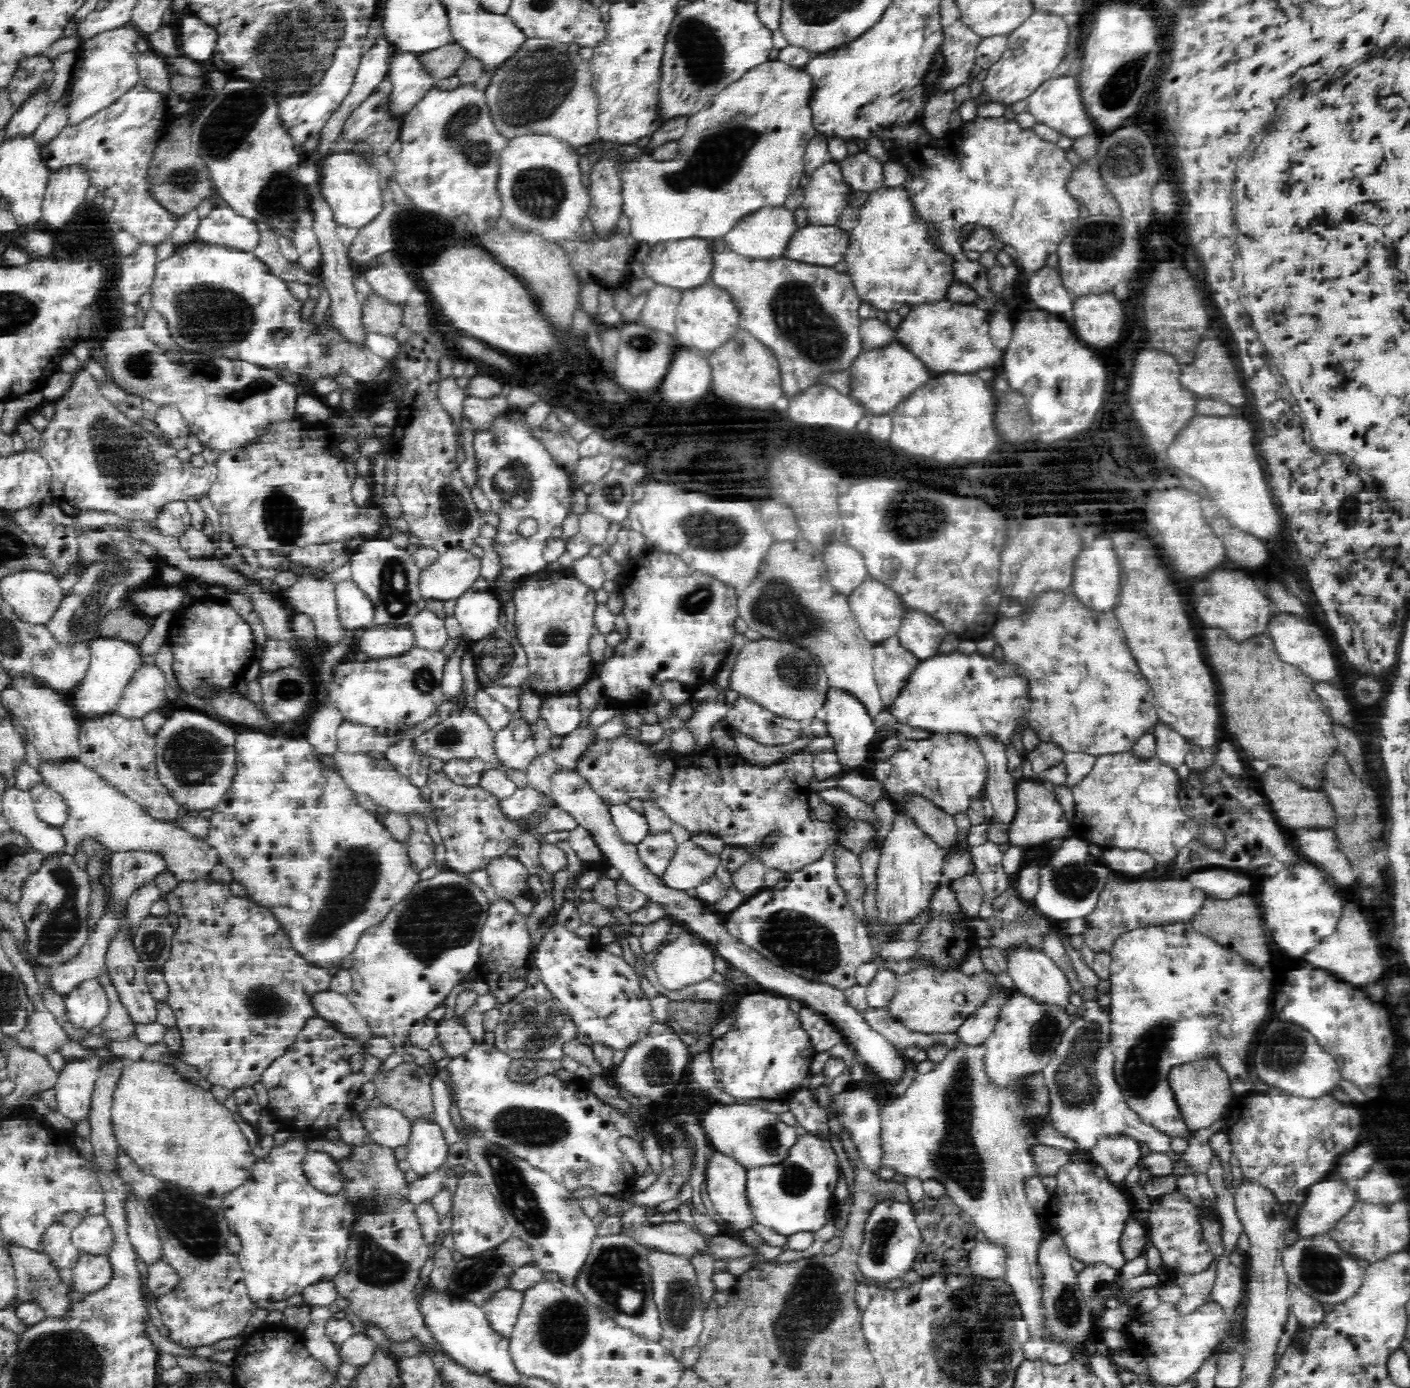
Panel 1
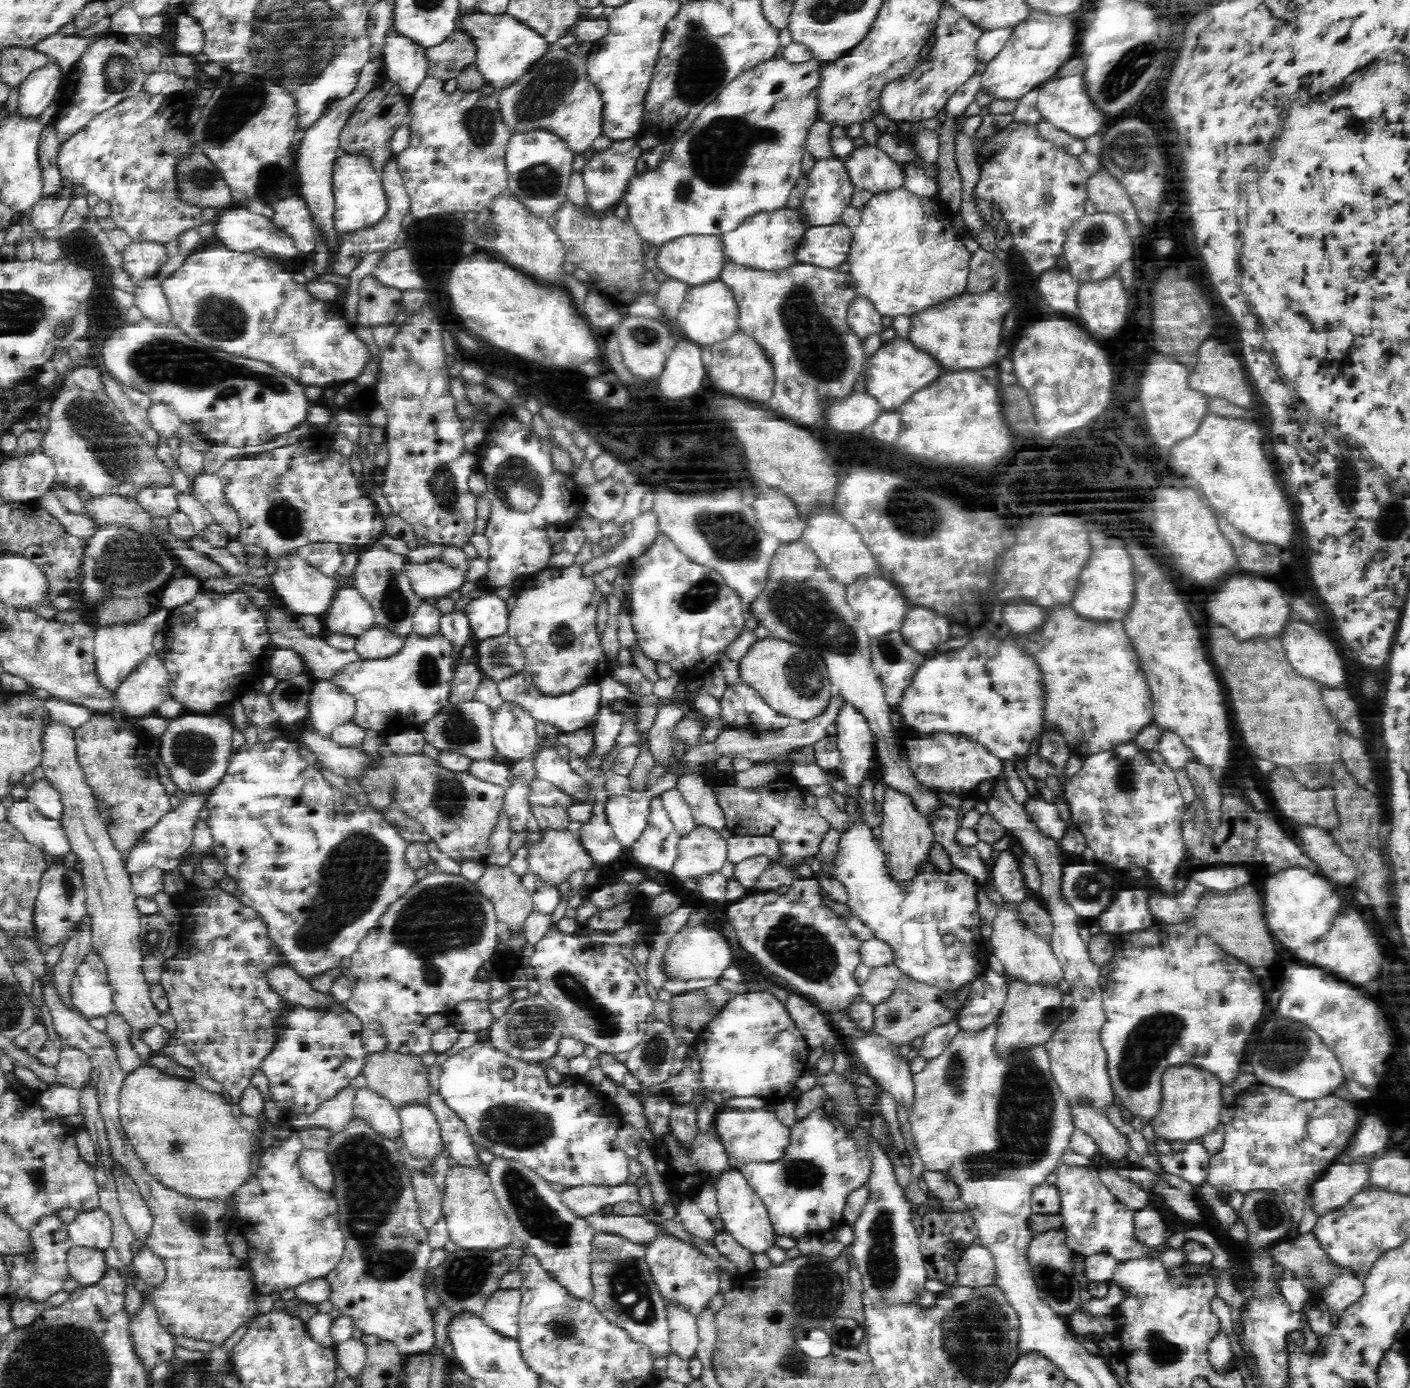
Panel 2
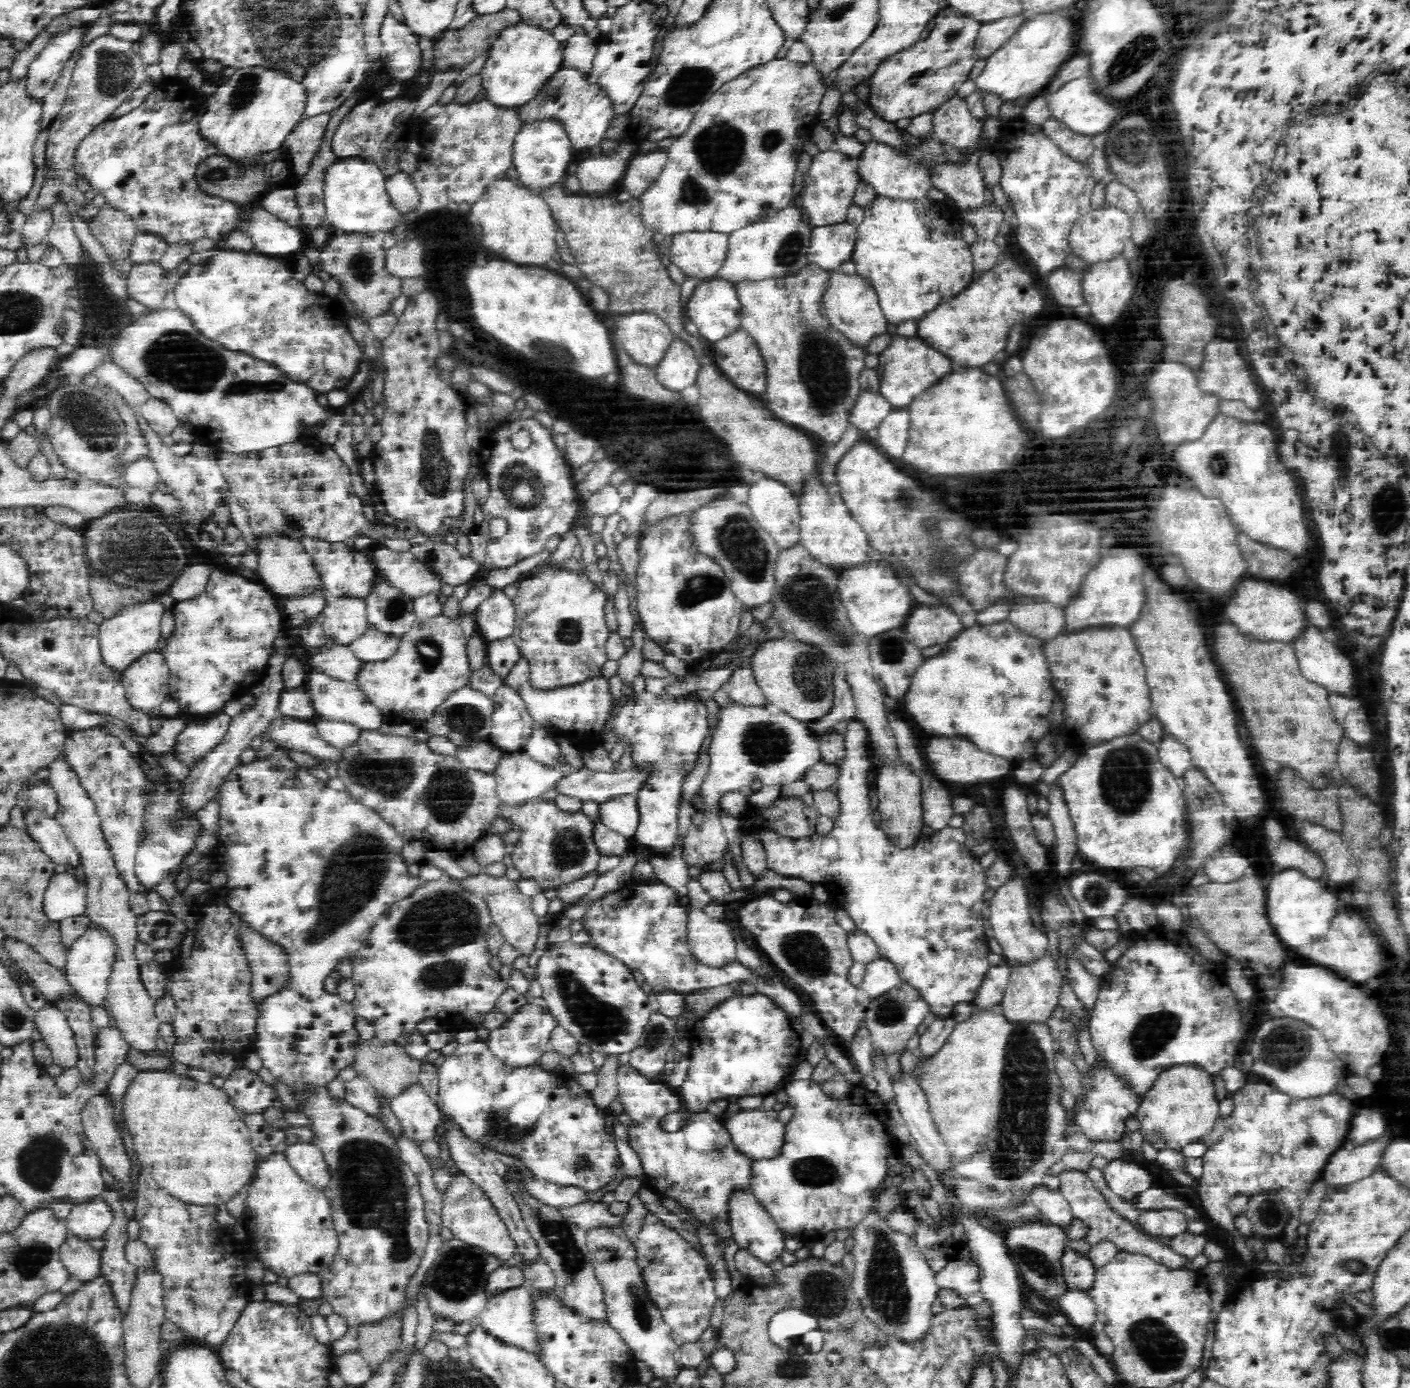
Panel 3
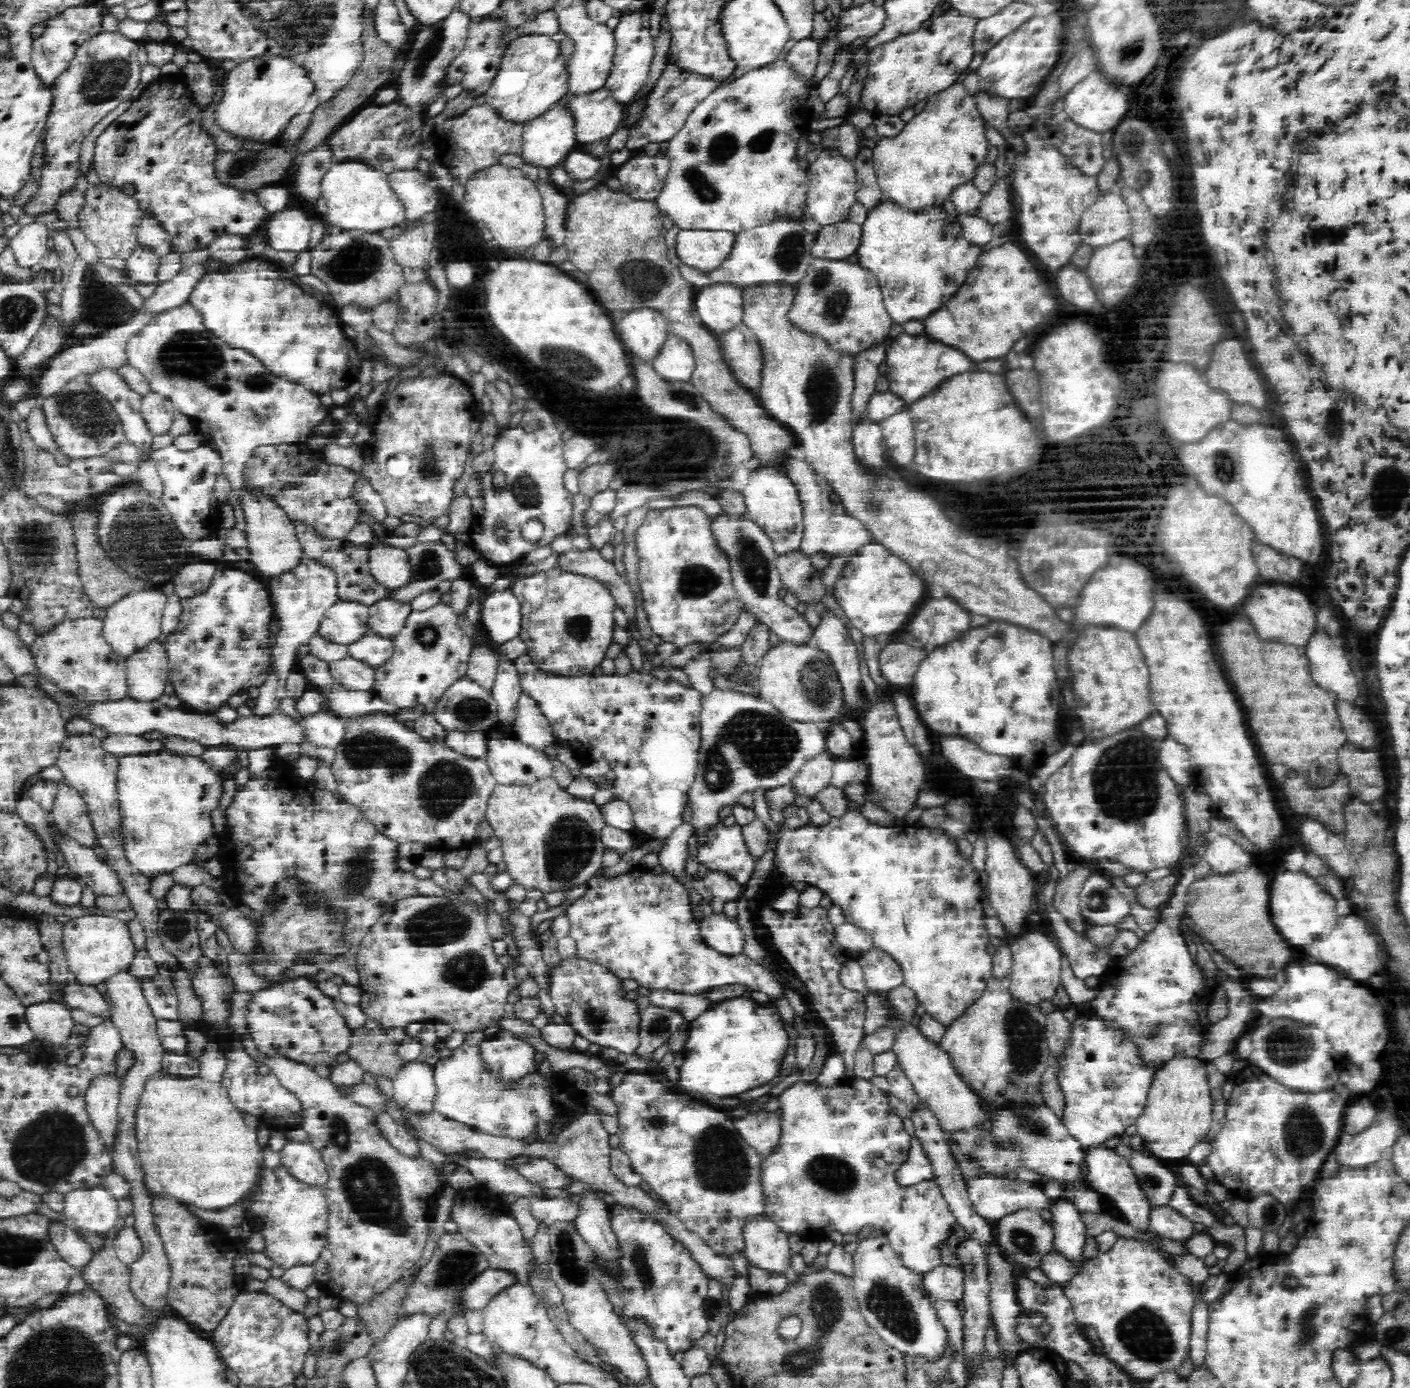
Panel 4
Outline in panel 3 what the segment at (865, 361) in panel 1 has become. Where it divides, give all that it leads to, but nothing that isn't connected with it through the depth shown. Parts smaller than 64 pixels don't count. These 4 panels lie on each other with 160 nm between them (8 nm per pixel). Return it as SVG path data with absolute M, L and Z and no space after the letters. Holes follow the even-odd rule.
M898 334L892 336L891 343L880 354L878 354L878 373L882 396L892 404L894 409L904 409L918 394L934 386L940 378L952 372L952 360L944 356L942 352L930 348L922 342L918 336L901 337Z

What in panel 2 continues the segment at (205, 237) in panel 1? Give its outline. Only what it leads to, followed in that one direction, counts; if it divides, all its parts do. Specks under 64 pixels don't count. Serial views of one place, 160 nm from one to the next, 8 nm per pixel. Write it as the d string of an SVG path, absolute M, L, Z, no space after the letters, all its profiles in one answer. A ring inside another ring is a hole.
M239 206L224 209L218 216L218 220L214 222L213 239L220 240L222 244L228 246L228 249L234 249L236 252L250 252L250 250L256 252L258 250L258 252L275 255L283 260L300 256L292 237L272 222L272 219Z

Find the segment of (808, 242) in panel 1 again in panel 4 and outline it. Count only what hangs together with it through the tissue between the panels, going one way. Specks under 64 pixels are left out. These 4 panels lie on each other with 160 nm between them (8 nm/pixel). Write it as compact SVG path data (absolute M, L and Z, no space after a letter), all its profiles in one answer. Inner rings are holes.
M849 218L836 224L822 227L815 235L812 246L813 257L844 260L857 254L861 241L862 227Z

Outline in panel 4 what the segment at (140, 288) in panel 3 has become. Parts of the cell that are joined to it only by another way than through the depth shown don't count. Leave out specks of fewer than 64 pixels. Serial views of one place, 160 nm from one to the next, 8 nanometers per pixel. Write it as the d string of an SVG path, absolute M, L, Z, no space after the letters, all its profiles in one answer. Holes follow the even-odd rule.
M137 243L136 248L126 260L126 272L142 285L156 286L156 273L159 256L152 247Z

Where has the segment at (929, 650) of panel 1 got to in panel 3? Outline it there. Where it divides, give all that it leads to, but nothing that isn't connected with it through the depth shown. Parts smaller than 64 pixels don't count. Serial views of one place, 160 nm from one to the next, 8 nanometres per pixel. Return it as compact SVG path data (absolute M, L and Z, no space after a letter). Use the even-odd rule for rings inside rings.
M918 606L903 627L908 642L920 650L937 644L944 646L963 629L960 616L948 606Z

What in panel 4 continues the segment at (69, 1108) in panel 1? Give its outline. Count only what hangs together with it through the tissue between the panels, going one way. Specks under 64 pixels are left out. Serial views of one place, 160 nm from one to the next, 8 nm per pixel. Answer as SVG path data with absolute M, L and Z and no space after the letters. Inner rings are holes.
M53 1001L27 1006L25 1018L35 1038L50 1048L62 1045L74 1026L71 1010Z

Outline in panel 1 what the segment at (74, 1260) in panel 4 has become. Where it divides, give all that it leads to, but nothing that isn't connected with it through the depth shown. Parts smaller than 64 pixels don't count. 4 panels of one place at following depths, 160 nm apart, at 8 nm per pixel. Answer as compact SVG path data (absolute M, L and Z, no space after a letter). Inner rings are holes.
M80 1253L73 1268L73 1289L89 1293L101 1289L111 1279L109 1258Z

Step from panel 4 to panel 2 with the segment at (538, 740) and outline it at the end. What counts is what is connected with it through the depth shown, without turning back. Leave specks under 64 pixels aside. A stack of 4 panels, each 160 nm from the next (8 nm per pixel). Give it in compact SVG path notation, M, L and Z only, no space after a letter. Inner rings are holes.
M542 745L535 749L533 752L533 765L538 779L545 780L546 782L557 786L557 788L563 790L565 794L572 794L580 803L590 801L588 795L584 793L584 790L586 790L586 777L576 774L570 765L570 761L565 762L562 760L560 754L556 751L556 746L546 747L546 745Z

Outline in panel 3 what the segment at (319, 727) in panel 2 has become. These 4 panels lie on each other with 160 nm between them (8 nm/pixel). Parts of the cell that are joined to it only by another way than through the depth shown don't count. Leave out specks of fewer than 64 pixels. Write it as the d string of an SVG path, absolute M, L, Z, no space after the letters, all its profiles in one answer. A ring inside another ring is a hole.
M310 667L305 678L304 689L308 691L316 718L344 721L359 726L360 729L374 730L385 721L384 713L370 702L368 695L354 682L336 680L316 667Z

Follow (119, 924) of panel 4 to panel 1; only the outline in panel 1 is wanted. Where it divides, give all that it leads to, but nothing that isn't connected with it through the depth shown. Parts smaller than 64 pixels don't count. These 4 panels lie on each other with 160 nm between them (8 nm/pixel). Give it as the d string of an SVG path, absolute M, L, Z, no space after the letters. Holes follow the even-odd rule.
M98 977L94 980L84 980L76 990L72 990L65 996L66 1009L71 1022L77 1028L88 1028L89 1030L98 1027L107 1018L110 1002Z

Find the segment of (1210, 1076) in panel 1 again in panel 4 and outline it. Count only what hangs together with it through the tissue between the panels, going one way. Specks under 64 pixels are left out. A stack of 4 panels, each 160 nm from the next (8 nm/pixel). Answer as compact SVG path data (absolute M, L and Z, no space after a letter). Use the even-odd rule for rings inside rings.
M1198 1058L1172 1059L1156 1072L1146 1106L1135 1124L1146 1150L1157 1159L1186 1161L1190 1150L1205 1141L1213 1119L1212 1099L1206 1072L1207 1062Z

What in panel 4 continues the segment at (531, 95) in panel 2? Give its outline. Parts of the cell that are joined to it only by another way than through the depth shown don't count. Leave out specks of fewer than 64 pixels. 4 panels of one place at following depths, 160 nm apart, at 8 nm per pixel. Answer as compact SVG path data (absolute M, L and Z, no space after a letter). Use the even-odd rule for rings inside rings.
M606 88L582 97L566 96L559 104L567 104L576 119L578 144L586 145L612 136L622 125L622 107Z

